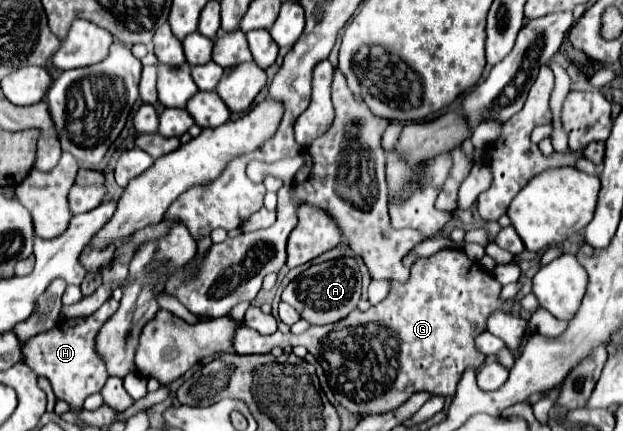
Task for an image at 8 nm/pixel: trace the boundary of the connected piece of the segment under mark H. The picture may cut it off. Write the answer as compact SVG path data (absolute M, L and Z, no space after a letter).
M109 299L93 315L79 317L79 319L67 319L59 323L57 327L31 337L21 347L23 363L31 367L37 375L47 377L51 381L55 397L67 401L73 409L81 409L83 401L89 395L99 393L109 377L105 361L99 357L99 353L95 353L95 337L101 325L117 311L117 307L119 303L115 299Z

